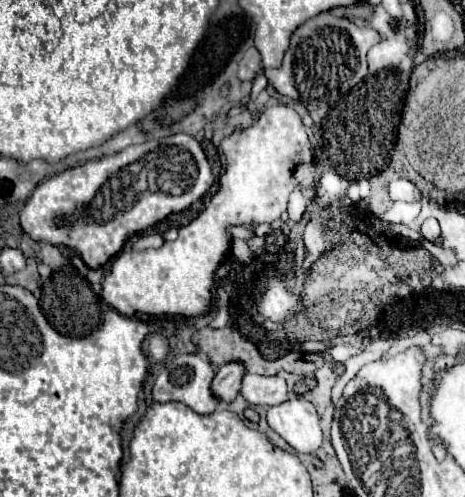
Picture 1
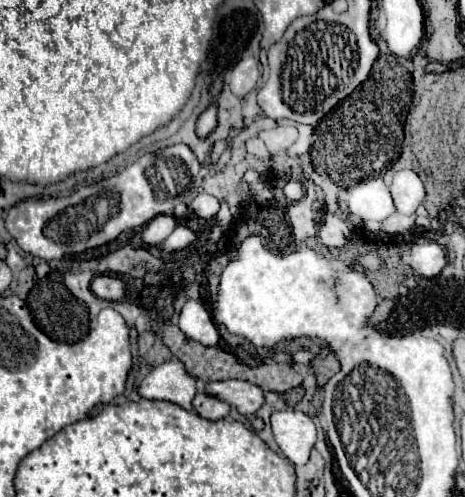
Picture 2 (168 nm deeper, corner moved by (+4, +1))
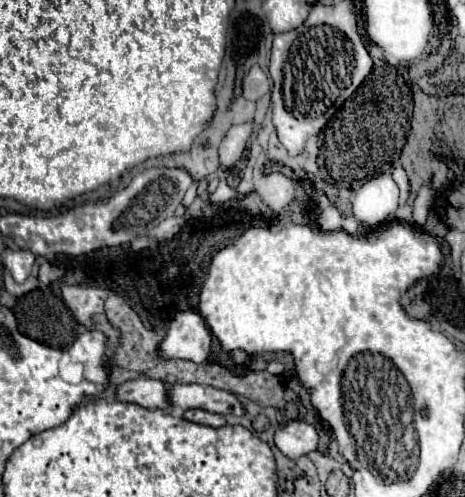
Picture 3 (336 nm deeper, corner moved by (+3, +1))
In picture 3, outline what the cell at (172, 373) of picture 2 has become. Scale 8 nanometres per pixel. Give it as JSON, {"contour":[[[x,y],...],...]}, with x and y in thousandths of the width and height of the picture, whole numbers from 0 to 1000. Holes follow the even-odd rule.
{"contour":[[[301,757],[297,765],[271,769],[249,785],[249,801],[262,809],[288,809],[310,821],[361,821],[366,801],[357,797],[357,773],[348,765]]]}

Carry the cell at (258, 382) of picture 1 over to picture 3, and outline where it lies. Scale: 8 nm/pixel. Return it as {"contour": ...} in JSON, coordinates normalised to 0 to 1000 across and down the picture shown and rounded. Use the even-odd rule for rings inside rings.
{"contour":[[[374,773],[361,781],[361,797],[374,817],[396,825],[404,821],[434,821],[465,833],[508,833],[525,837],[529,821],[520,817],[516,801],[490,785],[473,785],[460,777],[439,773]]]}

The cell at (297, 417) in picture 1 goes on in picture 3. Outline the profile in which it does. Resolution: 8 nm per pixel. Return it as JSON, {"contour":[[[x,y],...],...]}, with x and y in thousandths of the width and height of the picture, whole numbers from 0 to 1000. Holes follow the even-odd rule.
{"contour":[[[628,845],[594,865],[589,893],[611,918],[619,918],[624,926],[641,926],[645,918],[658,918],[680,905],[684,869],[671,853],[658,853],[649,845]]]}

